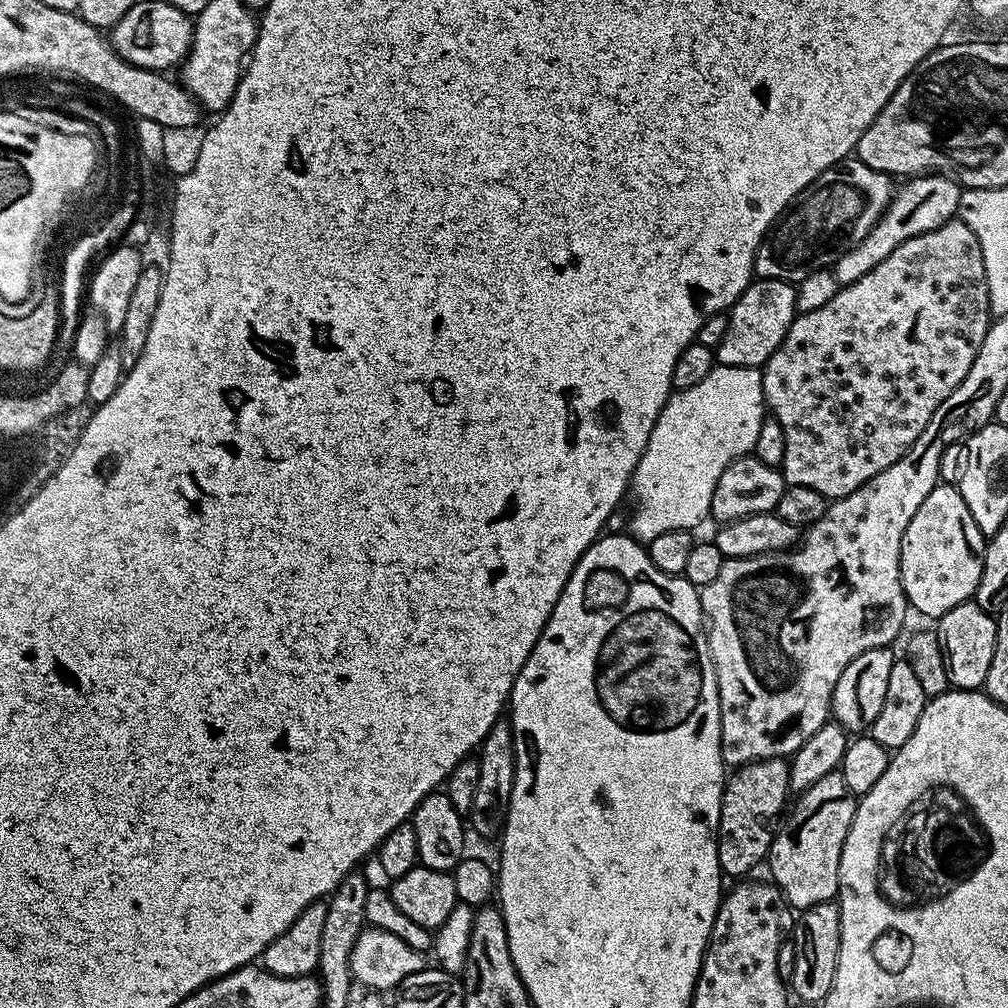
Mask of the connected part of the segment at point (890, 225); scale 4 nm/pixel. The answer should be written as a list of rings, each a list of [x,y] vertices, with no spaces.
[[[925,174],[914,176],[903,181],[904,184],[895,189],[888,209],[880,216],[880,221],[872,227],[872,232],[858,246],[849,248],[834,265],[836,280],[841,286],[858,282],[862,274],[870,274],[882,258],[894,254],[902,242],[914,238],[918,234],[932,232],[948,220],[953,219],[960,211],[961,185],[943,174]]]

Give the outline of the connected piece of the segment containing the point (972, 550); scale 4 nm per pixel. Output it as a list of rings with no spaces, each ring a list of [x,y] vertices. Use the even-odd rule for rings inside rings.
[[[941,482],[926,494],[926,502],[918,506],[918,514],[910,518],[906,534],[902,534],[900,551],[902,586],[915,611],[917,608],[924,616],[941,618],[954,606],[975,597],[986,547],[986,536],[980,532],[981,524],[974,522],[955,483]]]

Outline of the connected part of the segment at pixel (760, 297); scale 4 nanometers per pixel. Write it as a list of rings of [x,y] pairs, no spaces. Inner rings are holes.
[[[753,279],[728,312],[726,335],[714,350],[717,365],[760,368],[771,358],[774,350],[778,350],[797,315],[795,283],[787,280]]]

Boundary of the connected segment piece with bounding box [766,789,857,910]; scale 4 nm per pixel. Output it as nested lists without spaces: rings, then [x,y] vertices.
[[[847,789],[844,796],[836,796],[836,800],[820,800],[820,804],[816,804],[816,812],[812,812],[812,816],[800,816],[796,824],[786,816],[773,835],[766,868],[772,874],[771,881],[787,898],[789,907],[803,910],[835,899],[842,843],[856,813],[856,802],[857,797]]]

